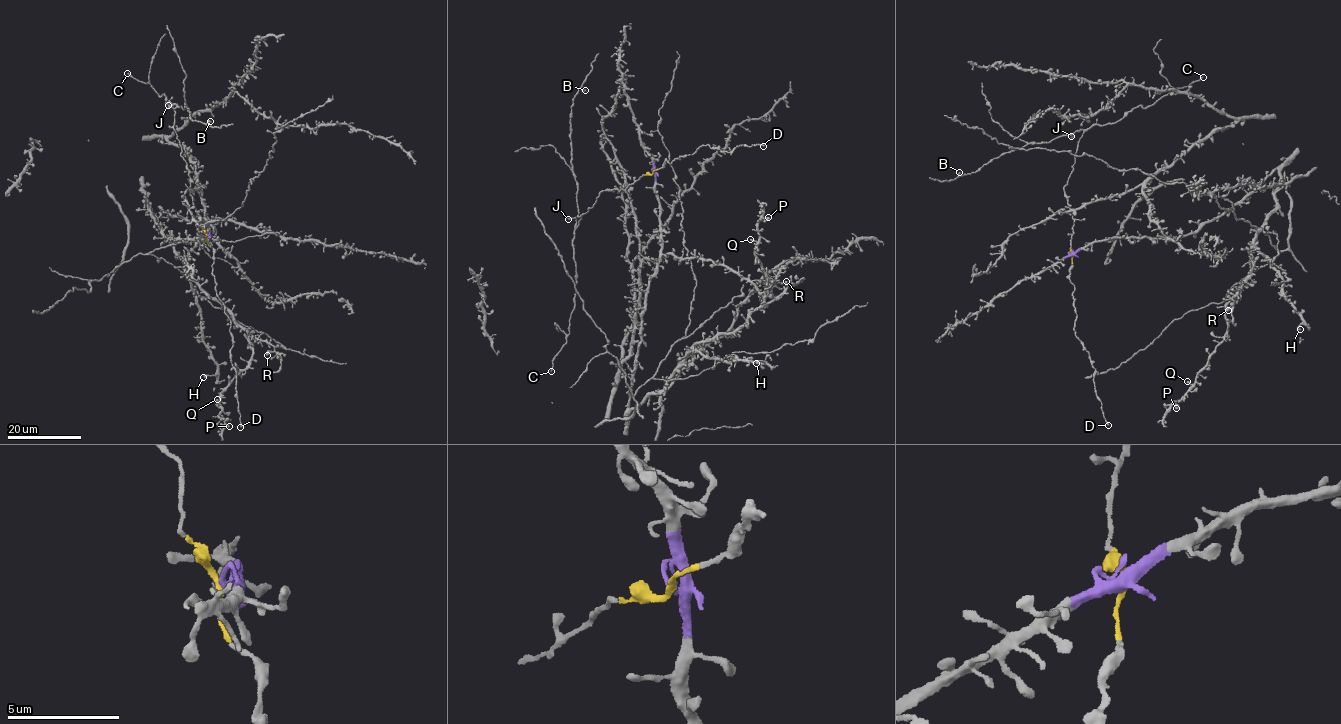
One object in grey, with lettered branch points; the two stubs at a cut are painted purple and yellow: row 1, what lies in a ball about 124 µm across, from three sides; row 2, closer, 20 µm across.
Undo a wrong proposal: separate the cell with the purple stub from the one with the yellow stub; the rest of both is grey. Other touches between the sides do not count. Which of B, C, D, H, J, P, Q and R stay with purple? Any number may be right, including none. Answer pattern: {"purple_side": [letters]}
{"purple_side": ["H", "P", "Q", "R"]}

